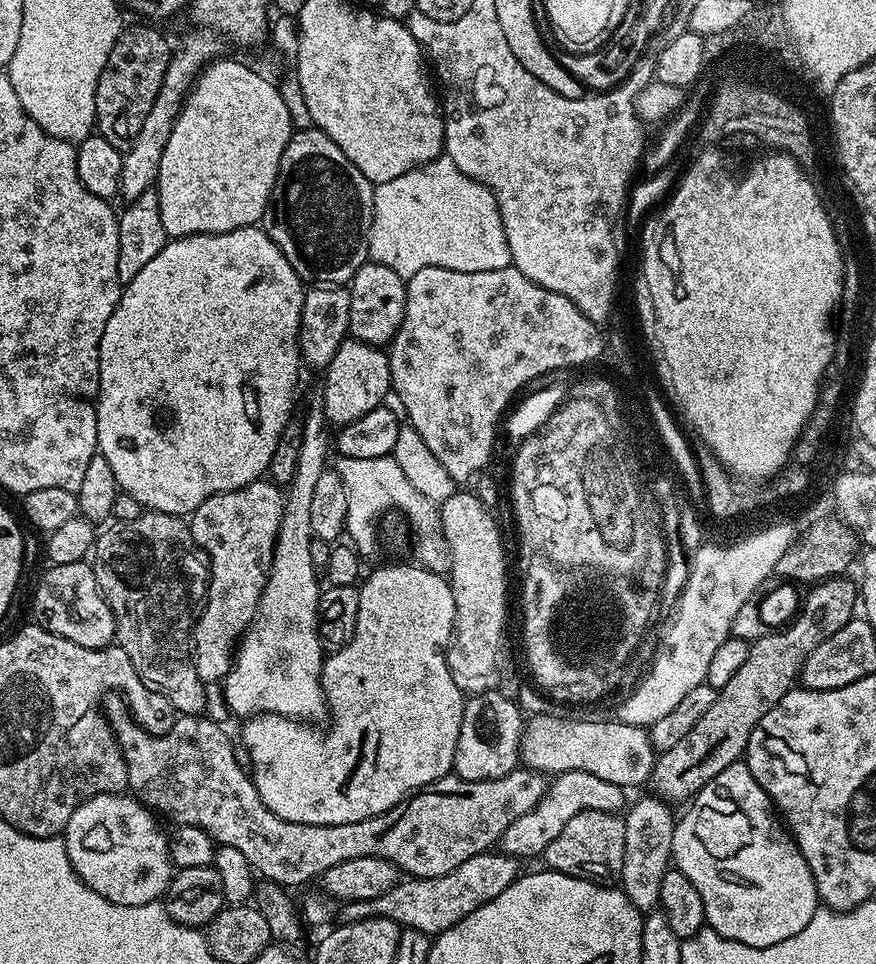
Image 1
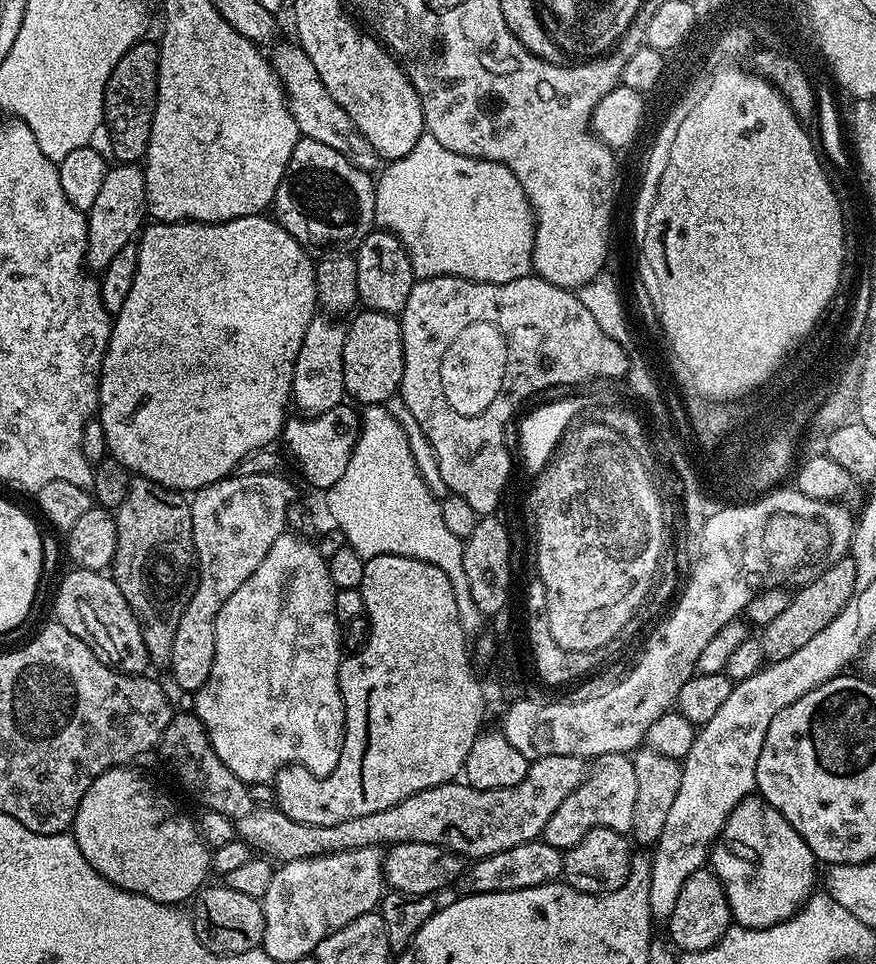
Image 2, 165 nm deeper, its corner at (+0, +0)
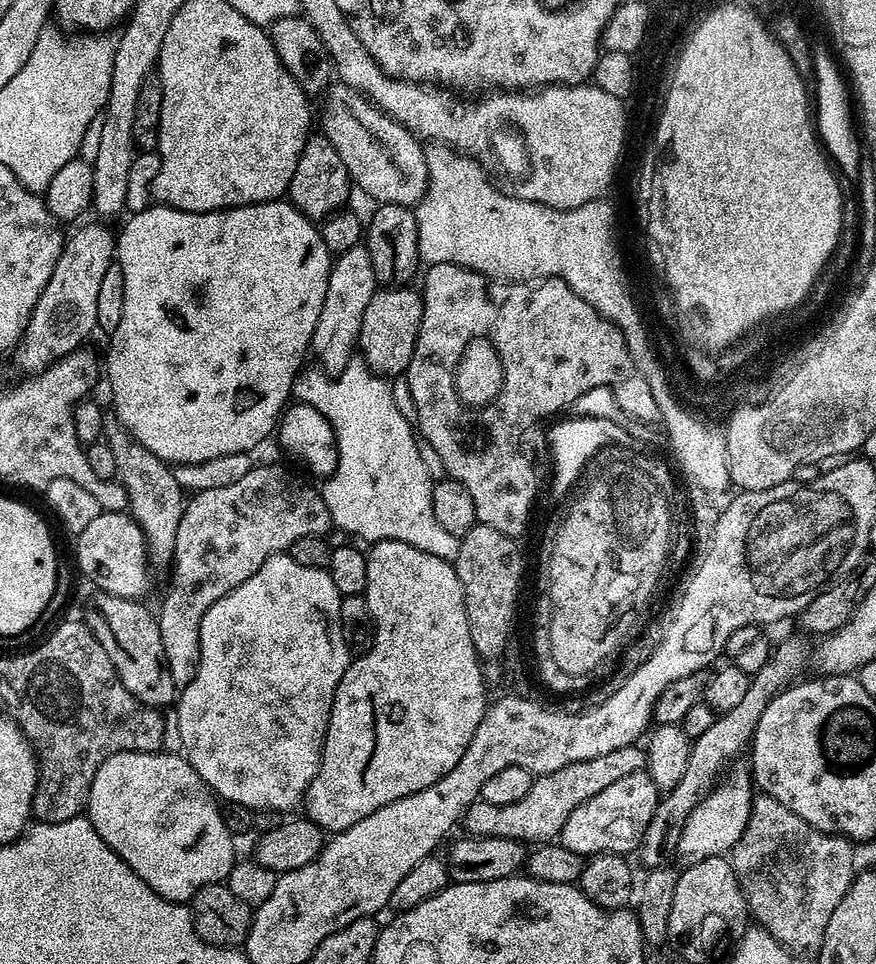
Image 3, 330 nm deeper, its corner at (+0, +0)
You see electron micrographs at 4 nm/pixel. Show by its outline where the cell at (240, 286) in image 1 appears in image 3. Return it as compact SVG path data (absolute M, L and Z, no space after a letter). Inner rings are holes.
M287 199L268 200L264 204L247 204L241 208L223 208L220 212L184 212L180 208L155 206L136 212L116 236L115 263L124 271L126 302L122 306L122 322L110 333L106 380L112 387L112 408L120 425L150 454L169 466L197 464L222 454L248 454L268 435L275 433L278 421L292 396L292 384L305 367L304 355L310 352L314 326L322 302L326 300L326 286L334 263L333 253L322 242L319 227L303 216Z

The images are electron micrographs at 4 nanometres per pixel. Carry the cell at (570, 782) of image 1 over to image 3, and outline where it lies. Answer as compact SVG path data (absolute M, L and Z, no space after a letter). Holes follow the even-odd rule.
M641 770L634 774L626 774L626 778L618 778L611 786L606 786L599 794L594 794L562 826L558 843L566 846L566 850L574 850L574 854L585 858L597 856L599 852L618 852L628 854L631 848L641 847L646 826L650 826L650 818L654 818L656 803L661 793L656 784Z

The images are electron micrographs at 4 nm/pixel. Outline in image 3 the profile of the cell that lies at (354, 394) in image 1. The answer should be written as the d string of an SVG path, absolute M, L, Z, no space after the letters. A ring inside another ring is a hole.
M384 286L370 298L370 306L362 314L358 352L373 372L385 378L407 373L410 358L414 358L423 309L424 297L412 286Z

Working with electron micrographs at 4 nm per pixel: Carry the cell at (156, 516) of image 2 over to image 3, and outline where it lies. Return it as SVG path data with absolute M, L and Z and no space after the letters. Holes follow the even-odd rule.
M105 415L102 436L110 450L114 450L115 479L124 487L124 493L128 495L130 515L144 535L149 565L153 569L171 569L178 522L182 522L186 503L184 488L178 486L172 468L154 454L150 454L150 450L146 450L146 446L138 443L133 436L128 435L115 415Z

